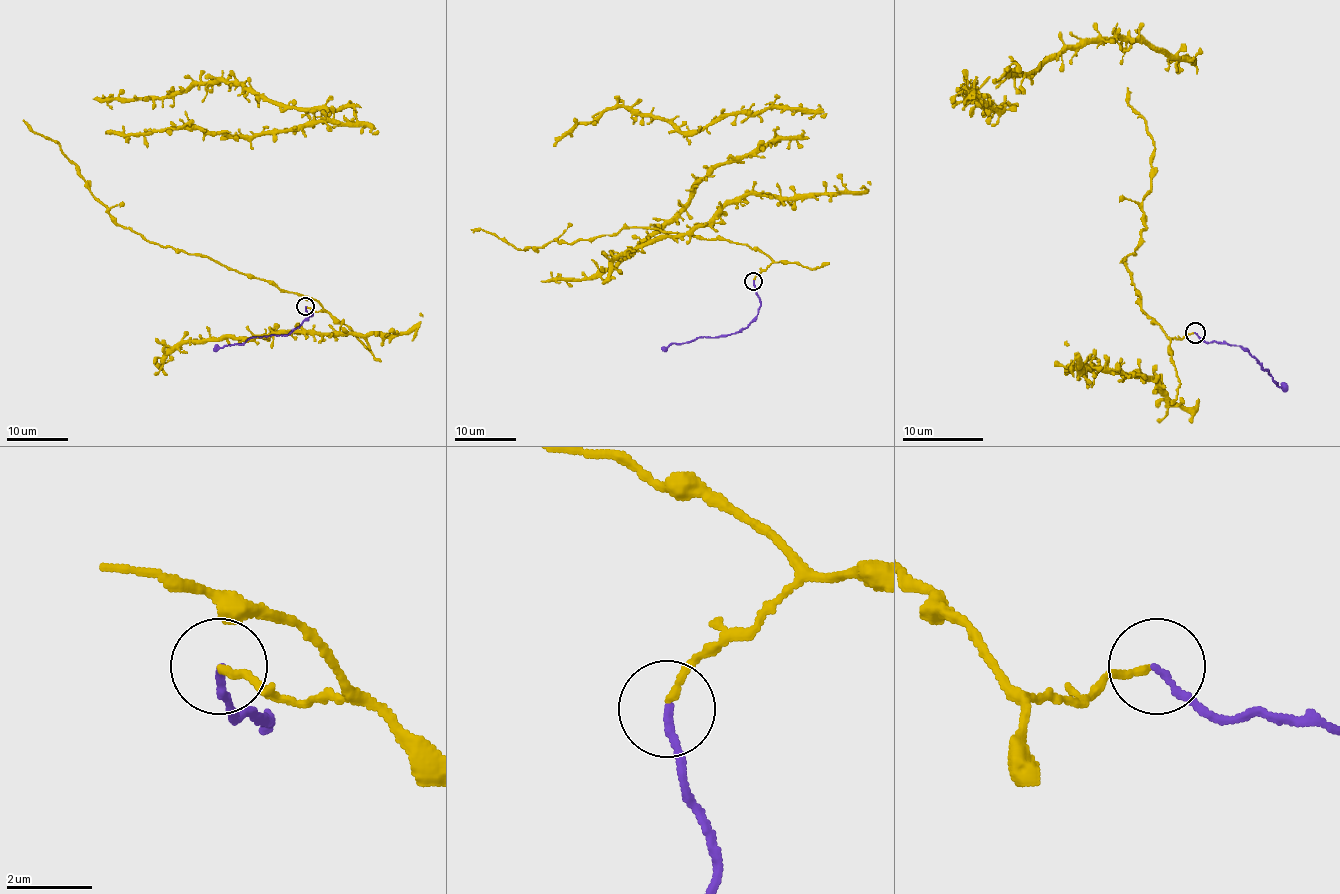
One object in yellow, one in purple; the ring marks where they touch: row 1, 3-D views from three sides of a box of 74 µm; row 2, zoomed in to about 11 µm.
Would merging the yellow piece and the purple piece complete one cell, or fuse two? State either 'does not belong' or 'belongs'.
belongs

